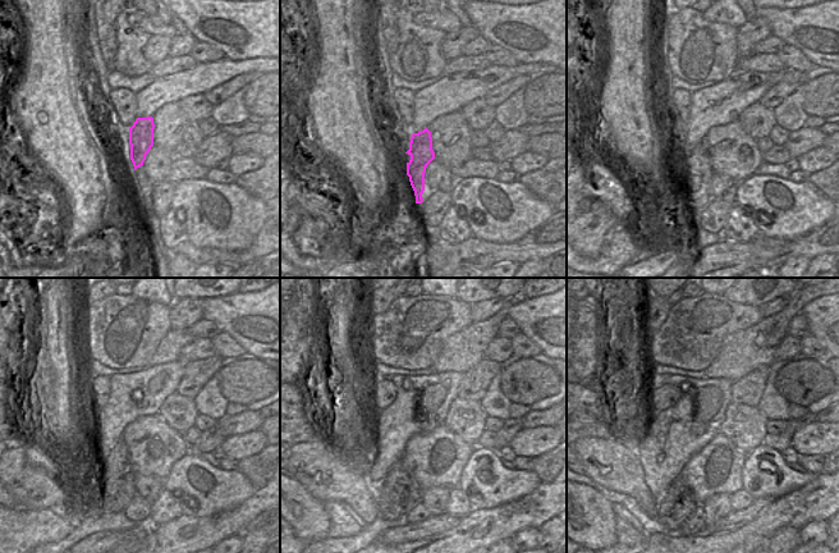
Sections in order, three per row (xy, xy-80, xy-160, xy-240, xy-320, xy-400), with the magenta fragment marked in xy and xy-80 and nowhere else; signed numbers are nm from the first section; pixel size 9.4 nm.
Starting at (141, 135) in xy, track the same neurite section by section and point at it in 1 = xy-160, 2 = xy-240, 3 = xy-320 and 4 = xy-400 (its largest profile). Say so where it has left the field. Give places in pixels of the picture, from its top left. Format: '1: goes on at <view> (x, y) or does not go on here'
1: goes on at xy-160 (697, 160)
2: goes on at xy-240 (118, 489)
3: goes on at xy-320 (399, 493)
4: goes on at xy-400 (678, 503)

